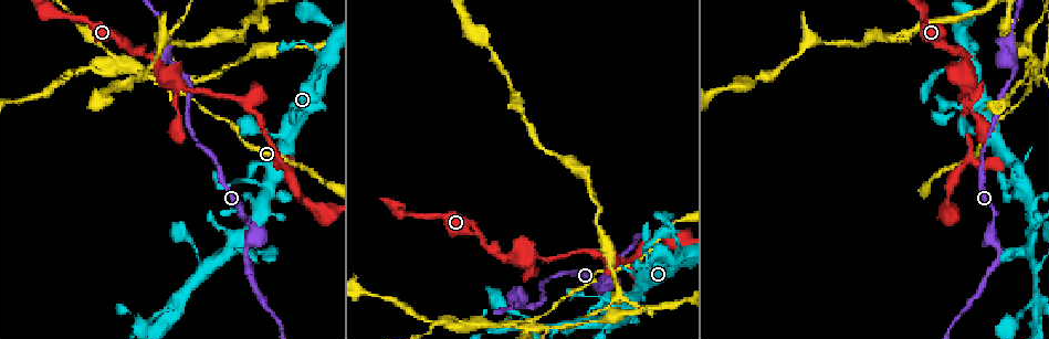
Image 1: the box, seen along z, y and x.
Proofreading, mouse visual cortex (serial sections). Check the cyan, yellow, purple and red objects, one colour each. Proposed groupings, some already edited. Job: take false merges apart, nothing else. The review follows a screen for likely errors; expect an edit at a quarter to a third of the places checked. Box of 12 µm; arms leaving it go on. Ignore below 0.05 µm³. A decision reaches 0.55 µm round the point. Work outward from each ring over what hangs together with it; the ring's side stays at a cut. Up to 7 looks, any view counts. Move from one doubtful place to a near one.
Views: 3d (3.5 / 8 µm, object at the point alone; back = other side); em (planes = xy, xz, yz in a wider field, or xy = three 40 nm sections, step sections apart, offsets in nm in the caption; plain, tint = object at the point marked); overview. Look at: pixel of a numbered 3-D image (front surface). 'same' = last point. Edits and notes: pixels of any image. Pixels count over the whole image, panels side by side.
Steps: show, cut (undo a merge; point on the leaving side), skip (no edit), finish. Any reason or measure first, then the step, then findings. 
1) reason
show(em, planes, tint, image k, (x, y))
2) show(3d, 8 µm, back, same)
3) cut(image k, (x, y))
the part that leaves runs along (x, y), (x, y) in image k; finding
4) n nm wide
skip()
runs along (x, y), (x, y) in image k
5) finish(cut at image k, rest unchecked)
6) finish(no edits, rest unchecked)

a fork
show(3d, 3.5 µm, image 1, (529, 257))

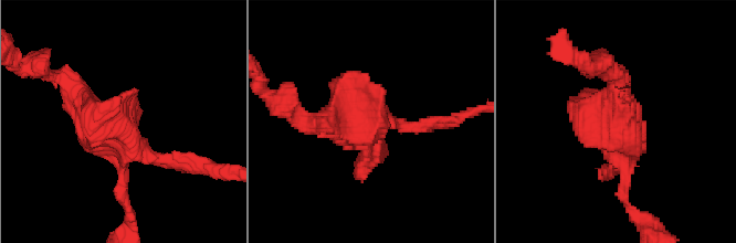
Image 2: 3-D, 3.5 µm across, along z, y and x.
show(em, planes, tint, image 2, (125, 134))

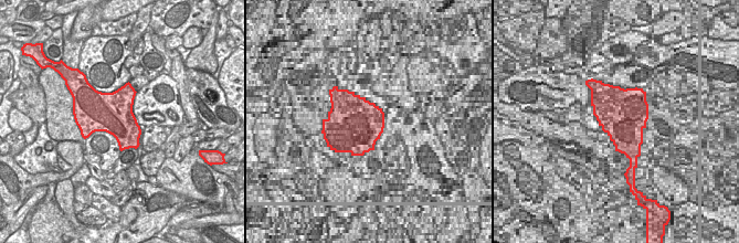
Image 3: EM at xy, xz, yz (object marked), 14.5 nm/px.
skip()
runs along (60, 78), (101, 126), (169, 159) in image 2; one cell here

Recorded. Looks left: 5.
three arms meet
show(3d, 3.5 µm, back, image 1, (593, 254))

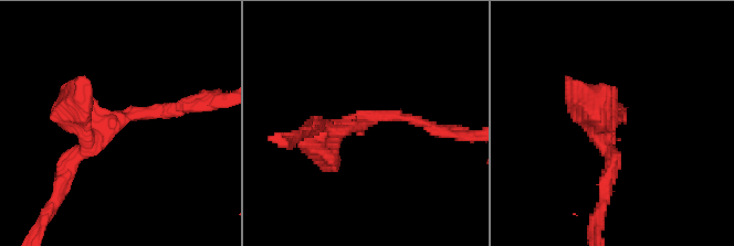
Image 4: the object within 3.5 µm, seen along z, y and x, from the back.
3 arms; arms of 150, 200, 300 nm
show(em, planes, tint, image 4, (612, 123))

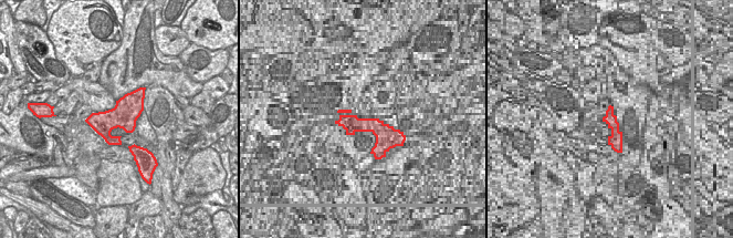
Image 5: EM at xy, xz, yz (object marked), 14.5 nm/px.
skip()
runs along (179, 108), (118, 118), (64, 179) in image 4; continuous, no second cell

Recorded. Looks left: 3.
a narrow waist
show(3d, 3.5 µm, image 1, (475, 323))

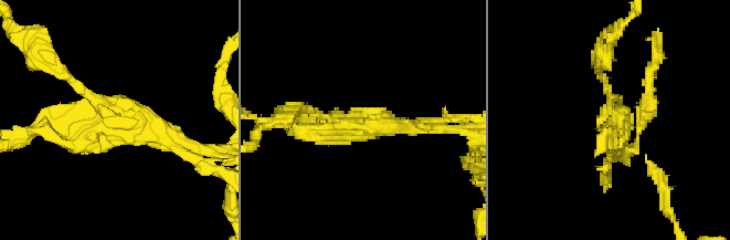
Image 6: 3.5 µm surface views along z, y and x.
3 arms; arms of 100, 200, 250 nm
show(em, xy, step 5, tint, image 6, (112, 118))

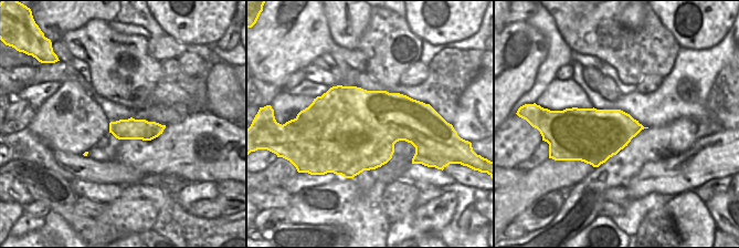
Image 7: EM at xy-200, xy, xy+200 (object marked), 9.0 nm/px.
cut(image 6, (44, 114))
a second cell is stuck on

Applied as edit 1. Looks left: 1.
finish(cut at image 6, rest unchecked)

